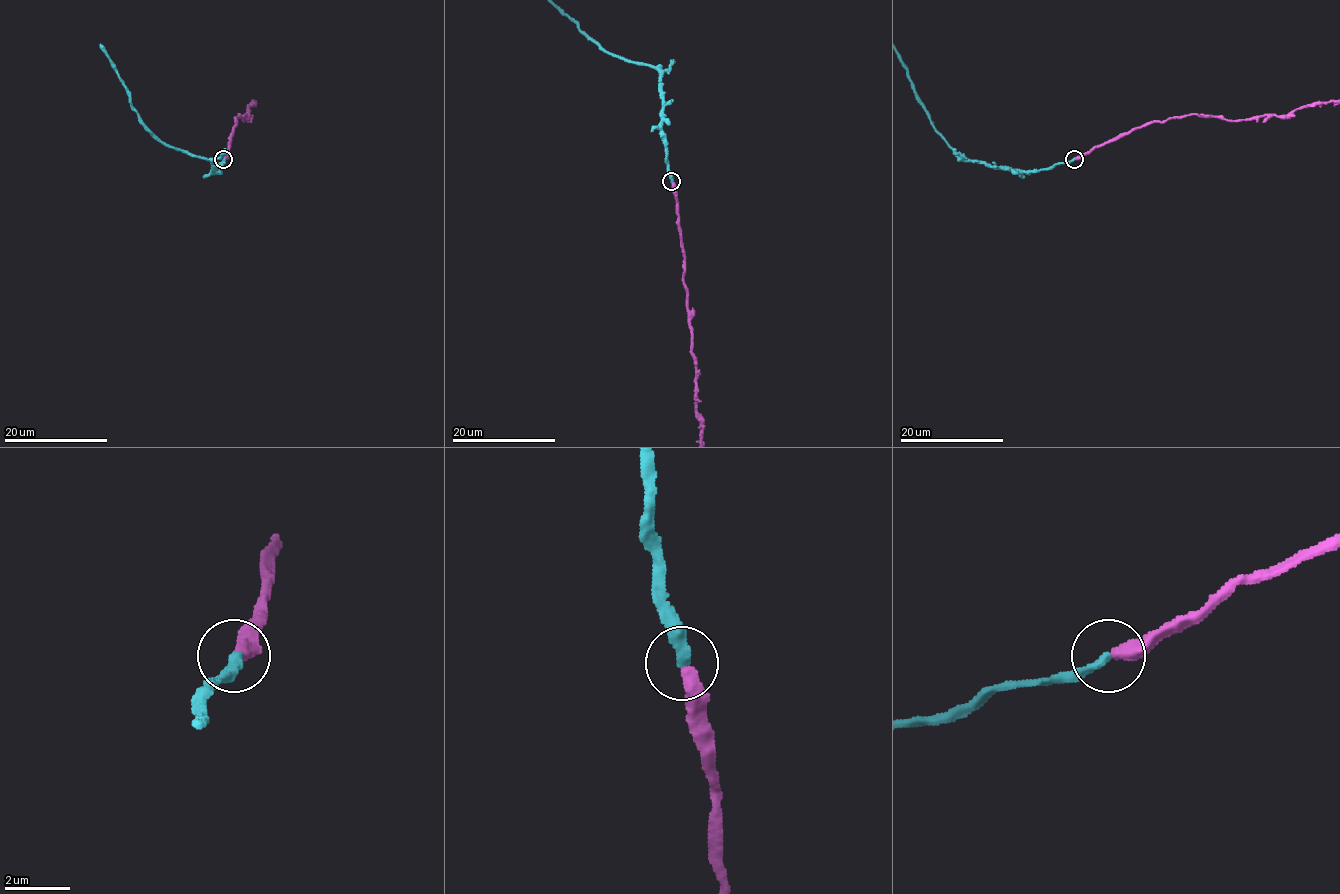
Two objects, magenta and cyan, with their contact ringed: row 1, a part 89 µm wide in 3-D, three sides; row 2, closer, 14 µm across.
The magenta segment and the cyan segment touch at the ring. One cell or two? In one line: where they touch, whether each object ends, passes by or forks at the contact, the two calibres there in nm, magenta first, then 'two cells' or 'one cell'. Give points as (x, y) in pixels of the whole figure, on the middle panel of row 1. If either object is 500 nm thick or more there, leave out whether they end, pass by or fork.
(671, 181) | magenta ends | cyan ends | 420/300 nm | one cell

